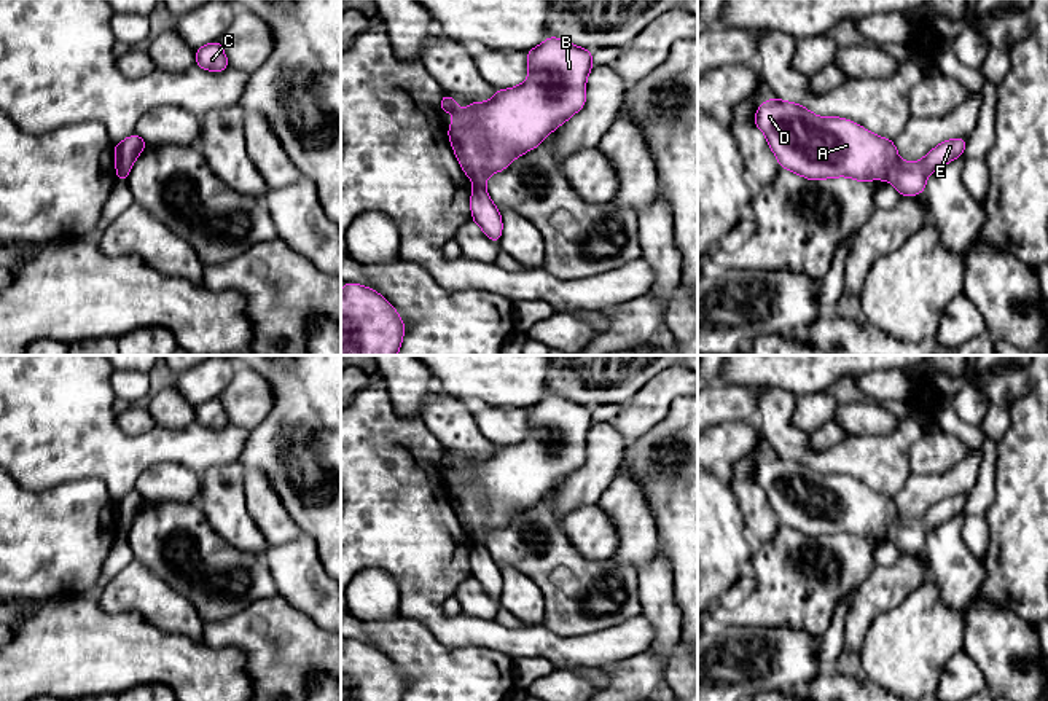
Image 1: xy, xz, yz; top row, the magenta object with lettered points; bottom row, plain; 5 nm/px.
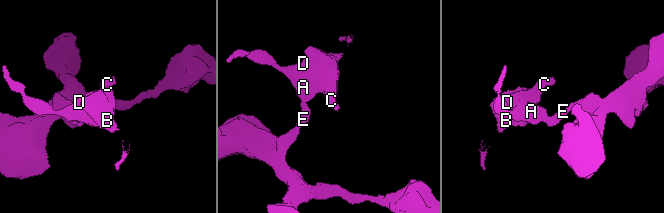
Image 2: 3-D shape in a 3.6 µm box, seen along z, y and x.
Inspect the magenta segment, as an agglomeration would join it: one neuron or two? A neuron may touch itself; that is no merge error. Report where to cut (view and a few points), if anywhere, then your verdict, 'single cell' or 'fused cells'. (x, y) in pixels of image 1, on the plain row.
yz (899, 516), (884, 536) | fused cells

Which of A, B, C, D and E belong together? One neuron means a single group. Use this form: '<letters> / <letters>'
A B C D / E

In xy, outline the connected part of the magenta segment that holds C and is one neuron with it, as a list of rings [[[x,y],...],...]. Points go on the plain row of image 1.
[[[218,397],[196,406],[196,422],[213,430],[220,430],[229,424],[228,414]]]

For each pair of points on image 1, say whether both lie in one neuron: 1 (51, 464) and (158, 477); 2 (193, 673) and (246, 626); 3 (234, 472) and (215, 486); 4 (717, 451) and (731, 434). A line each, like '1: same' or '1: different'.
1: different
2: different
3: same
4: same

